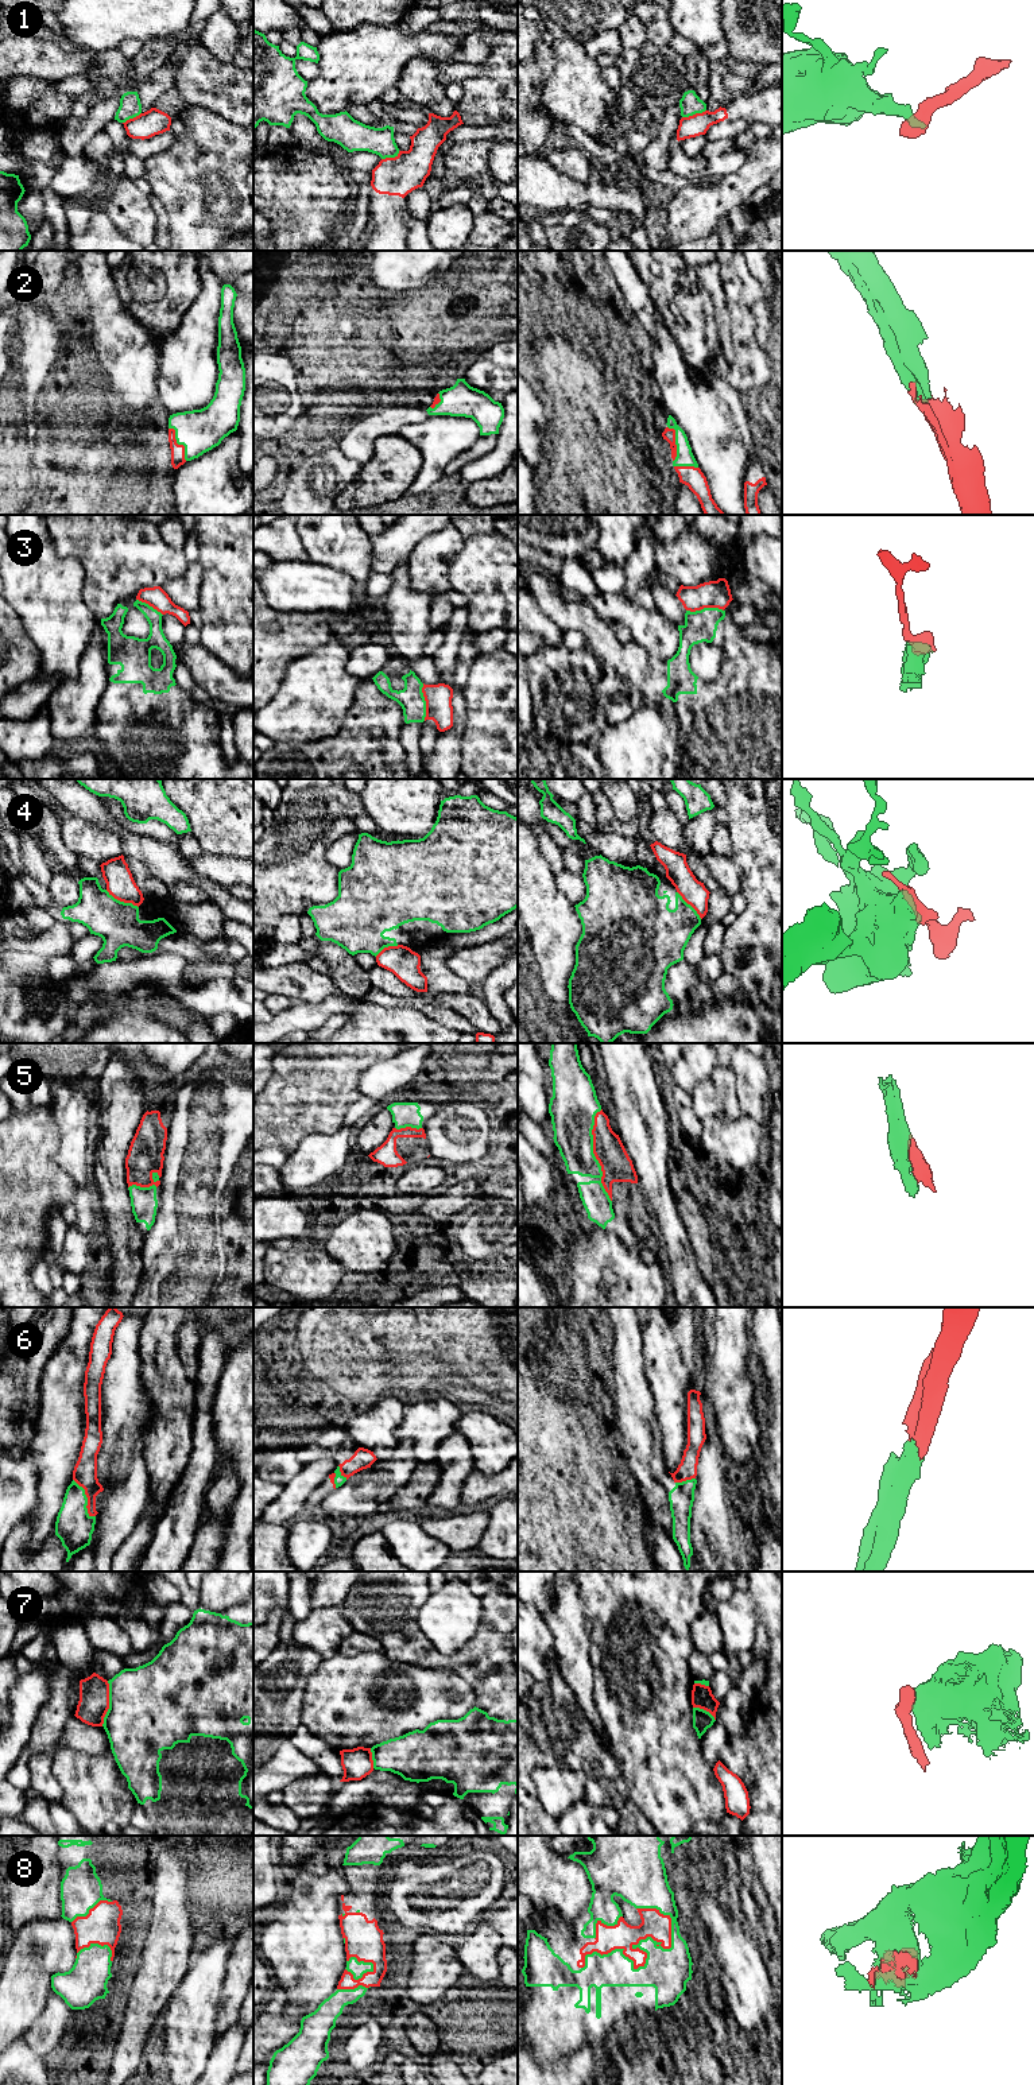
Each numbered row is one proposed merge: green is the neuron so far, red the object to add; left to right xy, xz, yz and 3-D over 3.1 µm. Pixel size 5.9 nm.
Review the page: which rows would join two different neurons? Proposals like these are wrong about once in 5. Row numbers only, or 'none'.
1, 3, 7

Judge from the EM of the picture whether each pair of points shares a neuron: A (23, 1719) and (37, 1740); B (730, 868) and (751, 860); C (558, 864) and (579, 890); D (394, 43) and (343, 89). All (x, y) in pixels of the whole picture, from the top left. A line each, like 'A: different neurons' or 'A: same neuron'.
A: different neurons
B: different neurons
C: different neurons
D: same neuron

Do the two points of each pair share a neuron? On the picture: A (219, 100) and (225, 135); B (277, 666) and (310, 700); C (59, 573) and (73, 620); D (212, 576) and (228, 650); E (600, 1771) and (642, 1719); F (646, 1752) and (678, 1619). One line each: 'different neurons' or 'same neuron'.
A: different neurons
B: different neurons
C: same neuron
D: same neuron
E: different neurons
F: same neuron

